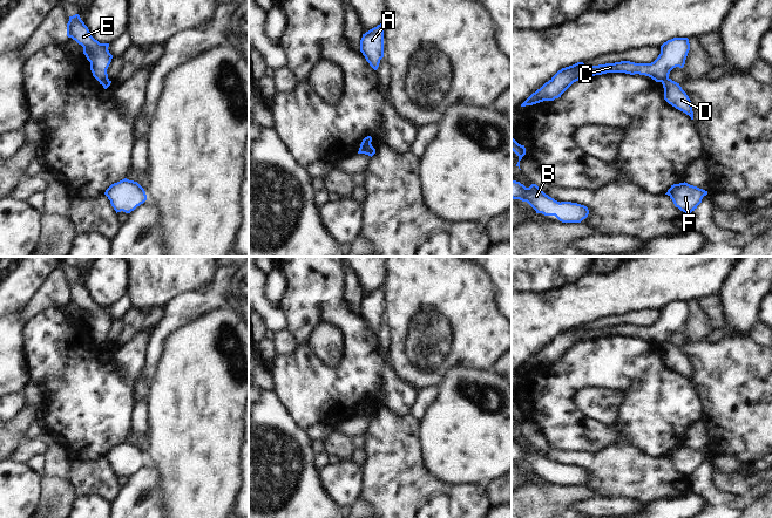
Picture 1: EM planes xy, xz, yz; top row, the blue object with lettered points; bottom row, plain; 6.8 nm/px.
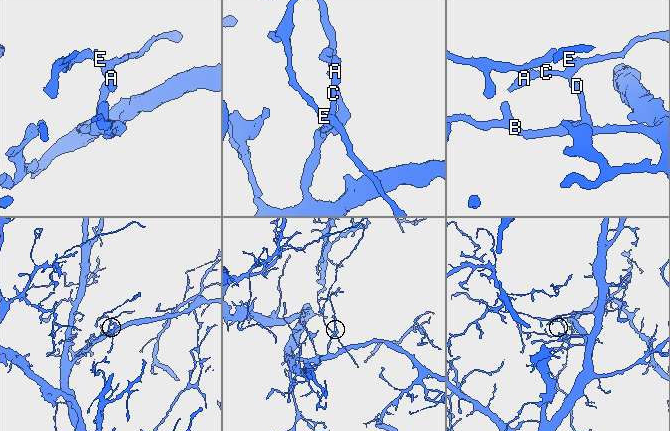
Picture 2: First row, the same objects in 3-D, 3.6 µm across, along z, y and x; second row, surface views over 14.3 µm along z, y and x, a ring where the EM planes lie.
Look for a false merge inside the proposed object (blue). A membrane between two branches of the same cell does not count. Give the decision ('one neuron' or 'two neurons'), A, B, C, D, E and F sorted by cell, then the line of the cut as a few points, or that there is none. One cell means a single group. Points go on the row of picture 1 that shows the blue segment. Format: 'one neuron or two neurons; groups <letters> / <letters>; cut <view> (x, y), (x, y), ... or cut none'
two neurons; groups A C E / B D F; cut xz (370, 143), (364, 147), (361, 152)

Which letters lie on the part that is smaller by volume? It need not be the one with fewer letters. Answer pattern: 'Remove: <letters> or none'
Remove: A, C, E

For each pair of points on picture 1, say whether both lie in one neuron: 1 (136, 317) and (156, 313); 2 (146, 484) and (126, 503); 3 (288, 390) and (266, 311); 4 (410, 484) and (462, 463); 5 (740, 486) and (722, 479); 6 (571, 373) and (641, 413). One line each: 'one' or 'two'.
1: one
2: one
3: two
4: two
5: one
6: one

